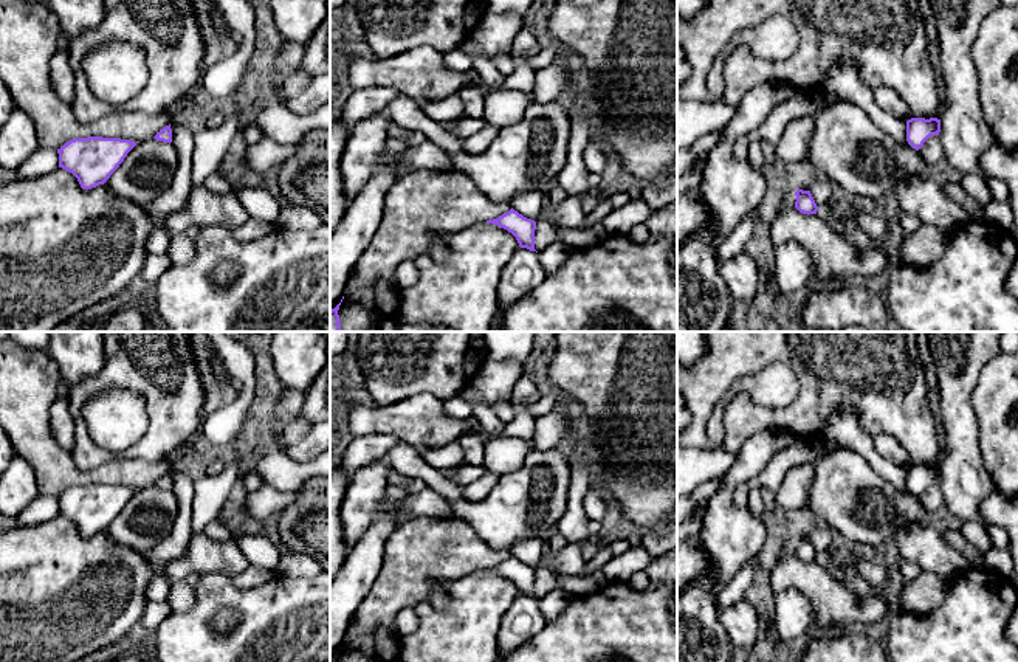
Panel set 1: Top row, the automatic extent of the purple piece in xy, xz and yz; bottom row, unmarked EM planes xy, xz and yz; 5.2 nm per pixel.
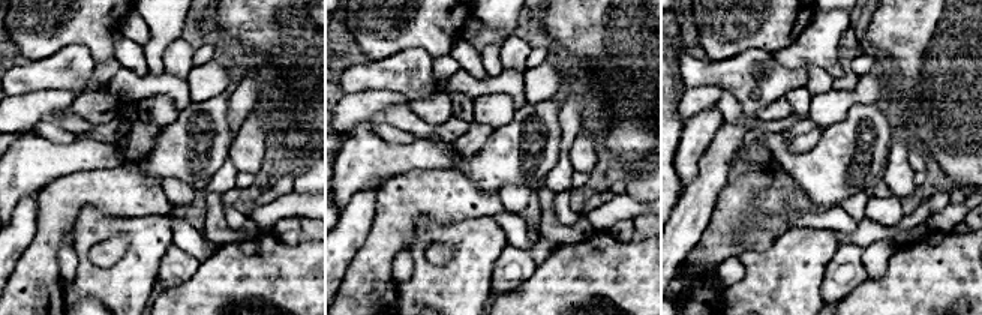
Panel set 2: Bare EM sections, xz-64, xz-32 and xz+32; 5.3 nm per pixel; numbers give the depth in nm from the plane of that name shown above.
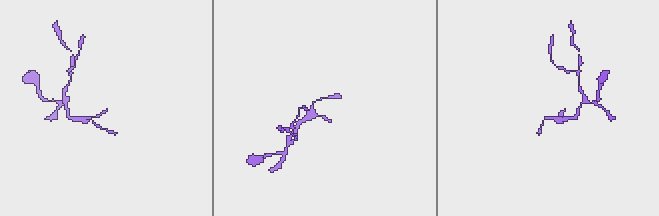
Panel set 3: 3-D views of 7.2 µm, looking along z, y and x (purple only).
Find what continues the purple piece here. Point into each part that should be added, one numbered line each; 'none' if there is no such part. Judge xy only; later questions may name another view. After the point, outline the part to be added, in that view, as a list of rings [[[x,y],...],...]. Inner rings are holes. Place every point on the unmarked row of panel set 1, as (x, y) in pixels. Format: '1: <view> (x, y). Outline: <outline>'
none

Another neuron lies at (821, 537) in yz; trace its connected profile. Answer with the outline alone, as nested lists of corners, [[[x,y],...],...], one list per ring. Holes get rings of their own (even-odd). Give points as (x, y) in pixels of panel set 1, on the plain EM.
[[[823,522],[817,524],[809,538],[818,555],[829,553],[837,540],[835,533]]]

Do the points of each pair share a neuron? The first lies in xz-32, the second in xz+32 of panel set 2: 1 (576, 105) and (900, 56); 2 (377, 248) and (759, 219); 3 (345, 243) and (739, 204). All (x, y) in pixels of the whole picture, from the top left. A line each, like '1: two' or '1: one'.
1: two
2: one
3: two

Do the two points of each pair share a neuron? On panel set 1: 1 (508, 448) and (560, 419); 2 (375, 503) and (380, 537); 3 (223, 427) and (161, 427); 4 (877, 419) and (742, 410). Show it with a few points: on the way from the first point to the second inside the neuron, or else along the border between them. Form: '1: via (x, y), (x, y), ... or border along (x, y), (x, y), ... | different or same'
1: via (521, 447), (533, 445), (547, 431) | same
2: border along (398, 523), (386, 515), (380, 515), (352, 544) | different
3: border along (203, 420), (199, 430) | different
4: via (843, 397), (821, 397), (801, 417), (777, 417) | same

